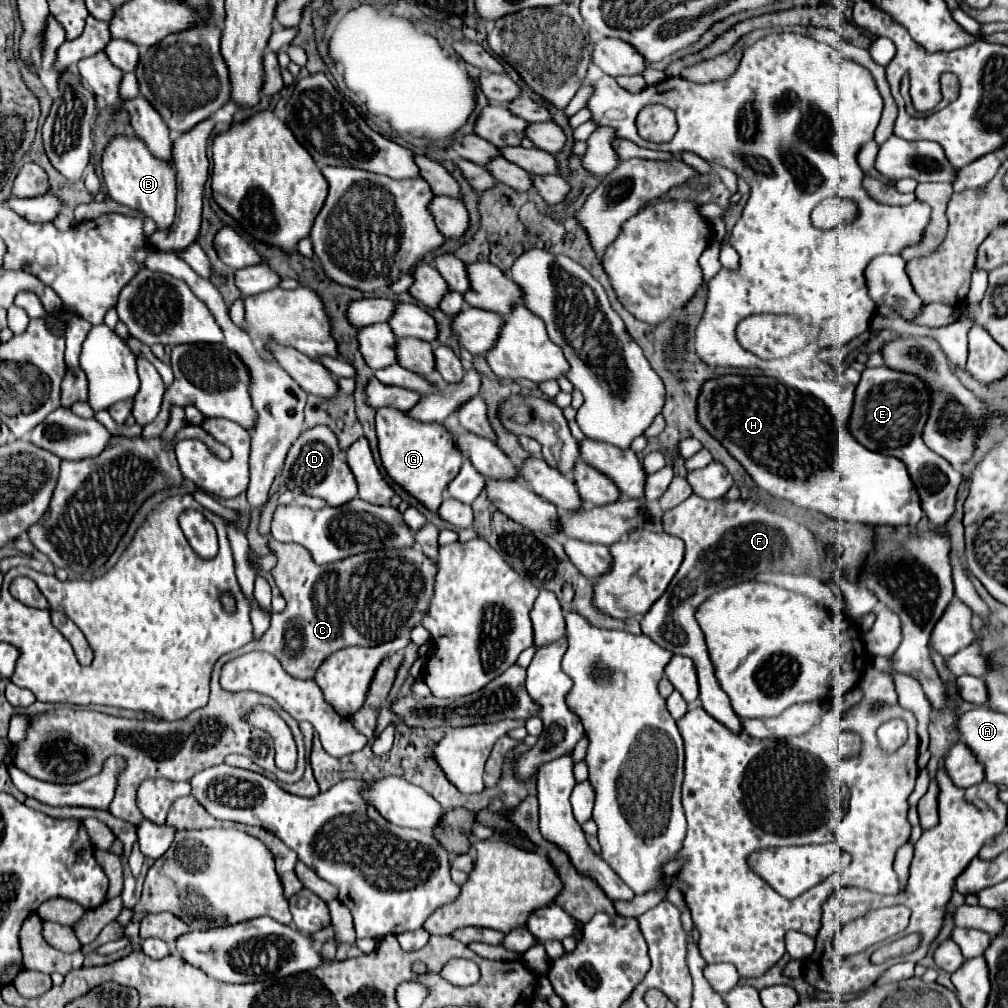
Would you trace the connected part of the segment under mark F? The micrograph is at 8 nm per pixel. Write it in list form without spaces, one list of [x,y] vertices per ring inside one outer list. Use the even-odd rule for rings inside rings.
[[[691,495],[681,505],[663,513],[661,527],[665,533],[683,539],[685,559],[667,591],[641,619],[641,629],[663,649],[693,659],[699,675],[699,699],[703,709],[729,731],[739,733],[743,731],[741,719],[735,715],[727,693],[721,689],[715,677],[715,669],[705,645],[705,635],[695,619],[695,611],[709,595],[743,581],[753,581],[759,573],[789,573],[797,567],[801,567],[801,573],[807,573],[823,561],[827,547],[821,541],[817,543],[815,535],[805,525],[801,533],[801,527],[795,521],[789,521],[785,515],[769,511],[765,505],[751,499],[727,501],[721,497],[707,501],[699,495]]]

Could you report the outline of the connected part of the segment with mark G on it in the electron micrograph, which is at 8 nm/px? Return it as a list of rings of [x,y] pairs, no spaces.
[[[381,407],[377,409],[377,437],[381,461],[389,477],[417,497],[427,509],[437,511],[443,503],[445,487],[455,479],[463,463],[453,435],[441,423],[423,423],[399,409]]]

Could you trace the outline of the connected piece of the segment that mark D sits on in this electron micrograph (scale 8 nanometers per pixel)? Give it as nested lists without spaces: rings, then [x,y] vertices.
[[[315,425],[299,435],[299,439],[291,445],[287,457],[285,457],[285,467],[283,467],[283,481],[289,491],[295,491],[295,483],[301,485],[301,491],[311,497],[325,499],[327,505],[331,507],[341,507],[343,503],[349,503],[351,499],[357,497],[357,483],[355,475],[351,473],[349,465],[345,459],[339,457],[339,441],[335,433],[325,427],[325,425]]]

